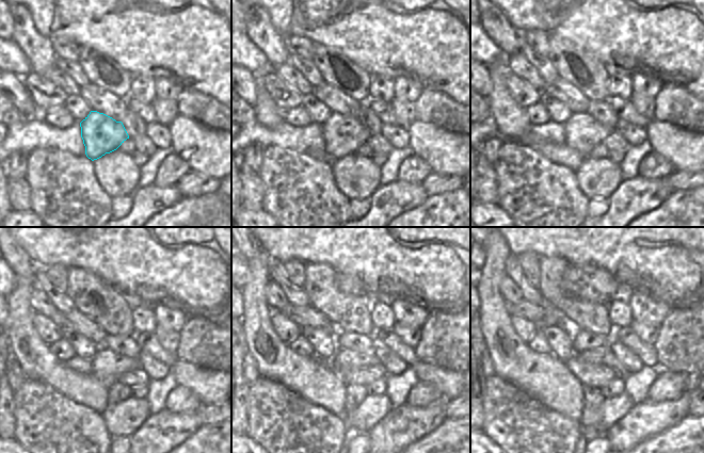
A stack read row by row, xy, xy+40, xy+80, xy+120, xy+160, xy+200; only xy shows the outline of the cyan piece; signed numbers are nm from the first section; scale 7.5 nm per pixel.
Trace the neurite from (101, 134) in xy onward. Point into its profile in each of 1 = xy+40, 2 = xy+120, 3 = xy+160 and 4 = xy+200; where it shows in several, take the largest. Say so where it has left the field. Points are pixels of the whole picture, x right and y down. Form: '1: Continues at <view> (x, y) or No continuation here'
1: Continues at xy+40 (342, 134)
2: Continues at xy+120 (107, 367)
3: Continues at xy+160 (344, 360)
4: Continues at xy+200 (605, 356)

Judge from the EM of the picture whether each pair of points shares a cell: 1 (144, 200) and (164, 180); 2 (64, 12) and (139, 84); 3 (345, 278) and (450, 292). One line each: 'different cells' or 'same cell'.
1: different cells
2: different cells
3: different cells

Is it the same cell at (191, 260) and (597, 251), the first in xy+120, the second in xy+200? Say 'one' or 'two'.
one

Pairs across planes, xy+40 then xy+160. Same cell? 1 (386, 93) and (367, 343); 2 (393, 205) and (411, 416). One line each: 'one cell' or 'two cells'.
1: two cells
2: one cell

